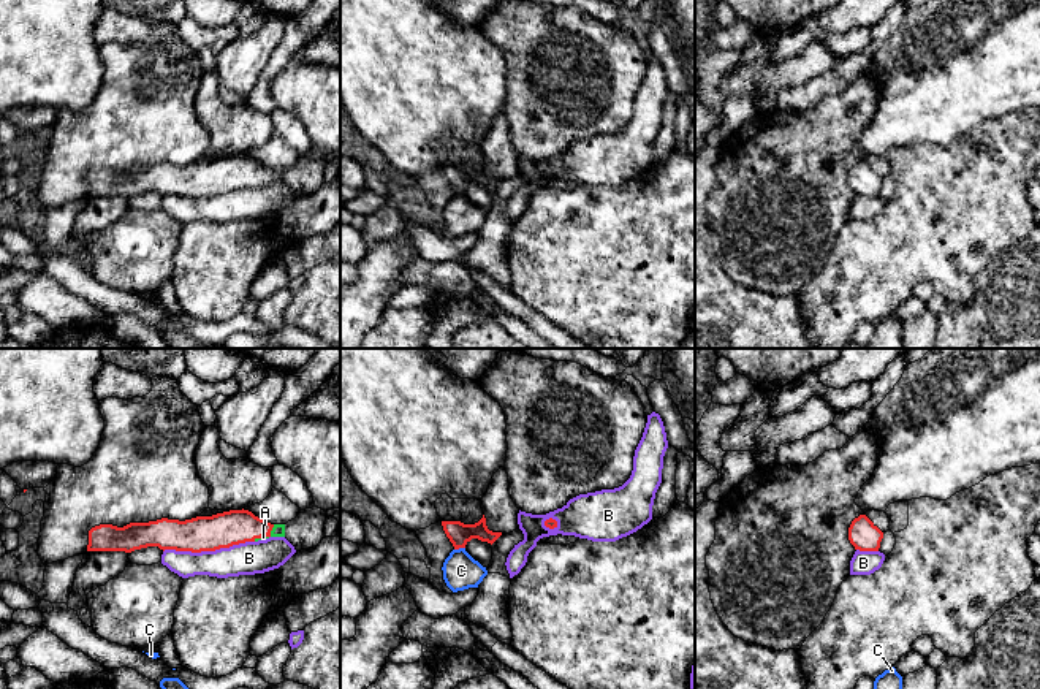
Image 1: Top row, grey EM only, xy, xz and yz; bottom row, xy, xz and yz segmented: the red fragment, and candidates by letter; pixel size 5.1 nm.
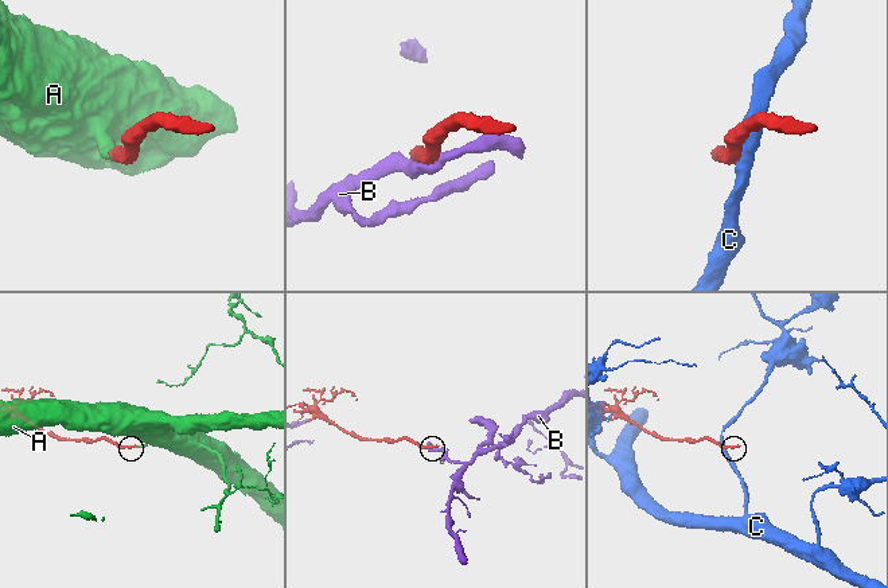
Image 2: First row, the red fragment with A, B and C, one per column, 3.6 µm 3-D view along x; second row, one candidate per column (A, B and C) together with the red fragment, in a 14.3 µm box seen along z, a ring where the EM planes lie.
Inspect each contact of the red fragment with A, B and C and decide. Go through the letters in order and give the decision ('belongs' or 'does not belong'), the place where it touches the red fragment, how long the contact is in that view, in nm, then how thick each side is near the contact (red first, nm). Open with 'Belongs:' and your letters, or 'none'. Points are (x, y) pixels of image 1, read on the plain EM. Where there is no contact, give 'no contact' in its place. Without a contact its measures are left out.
Belongs: A
A: belongs | xy (266, 181) | 140 nm | 180/20 nm
B: does not belong | xy (208, 195) | 460 nm | 180/170 nm
C: does not belong | xz (459, 192) | 60 nm | 120/180 nm

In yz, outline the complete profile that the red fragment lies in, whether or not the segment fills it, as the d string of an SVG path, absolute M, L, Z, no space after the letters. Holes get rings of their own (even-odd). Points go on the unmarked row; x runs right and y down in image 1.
M860 160L848 173L848 185L860 196L879 196L883 177L866 162Z

